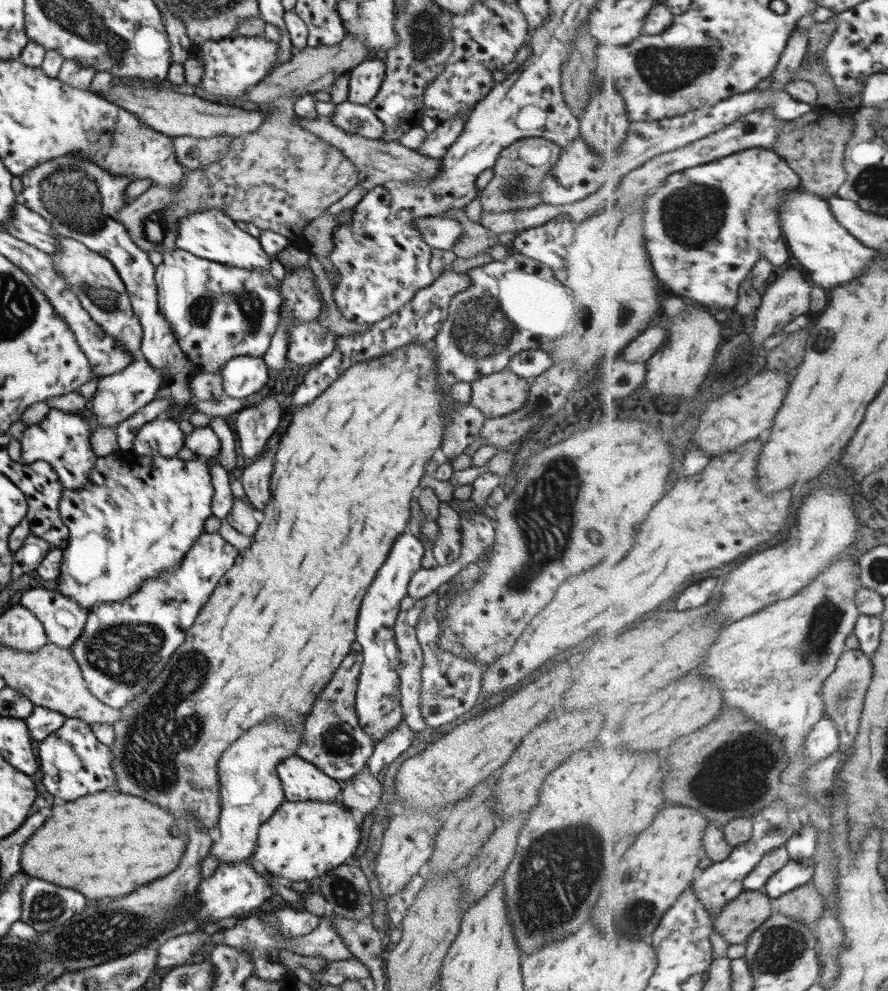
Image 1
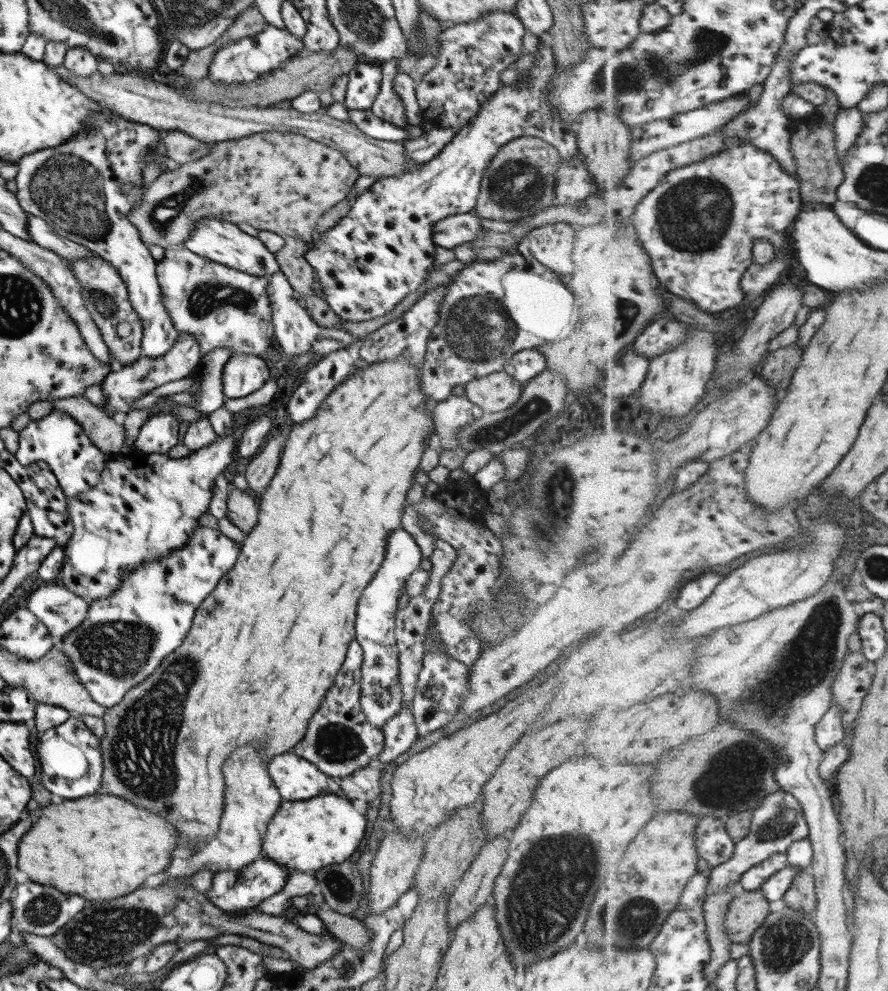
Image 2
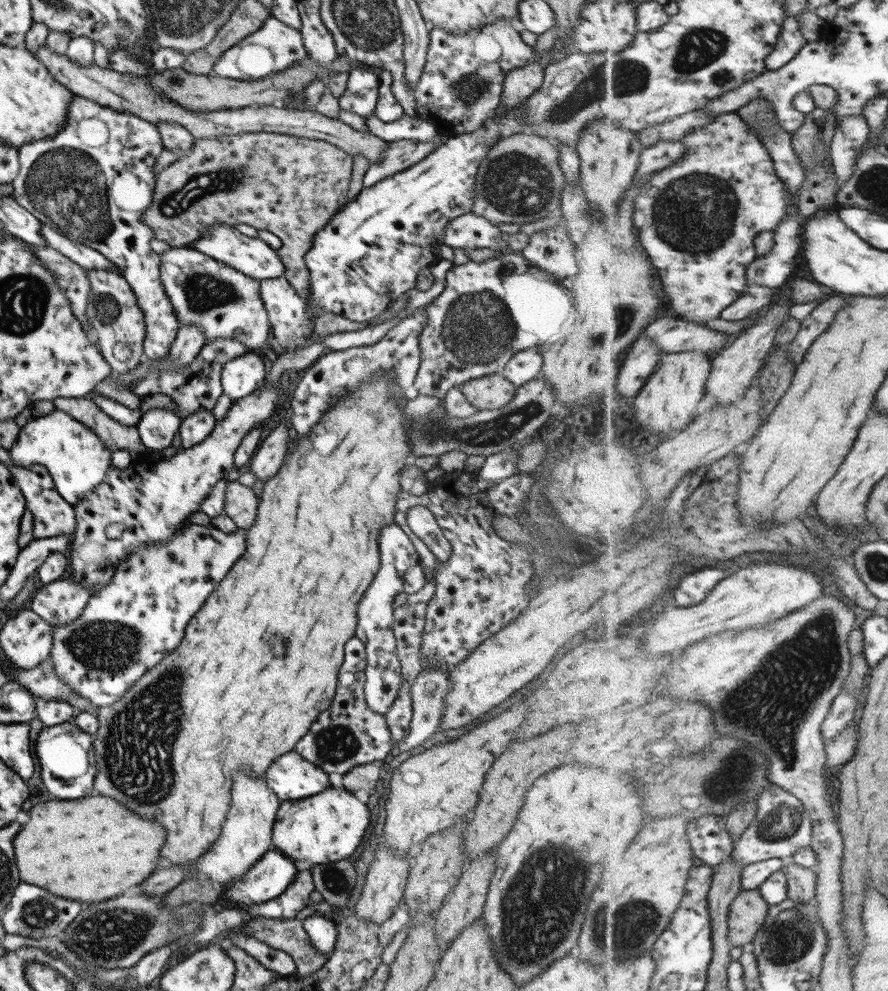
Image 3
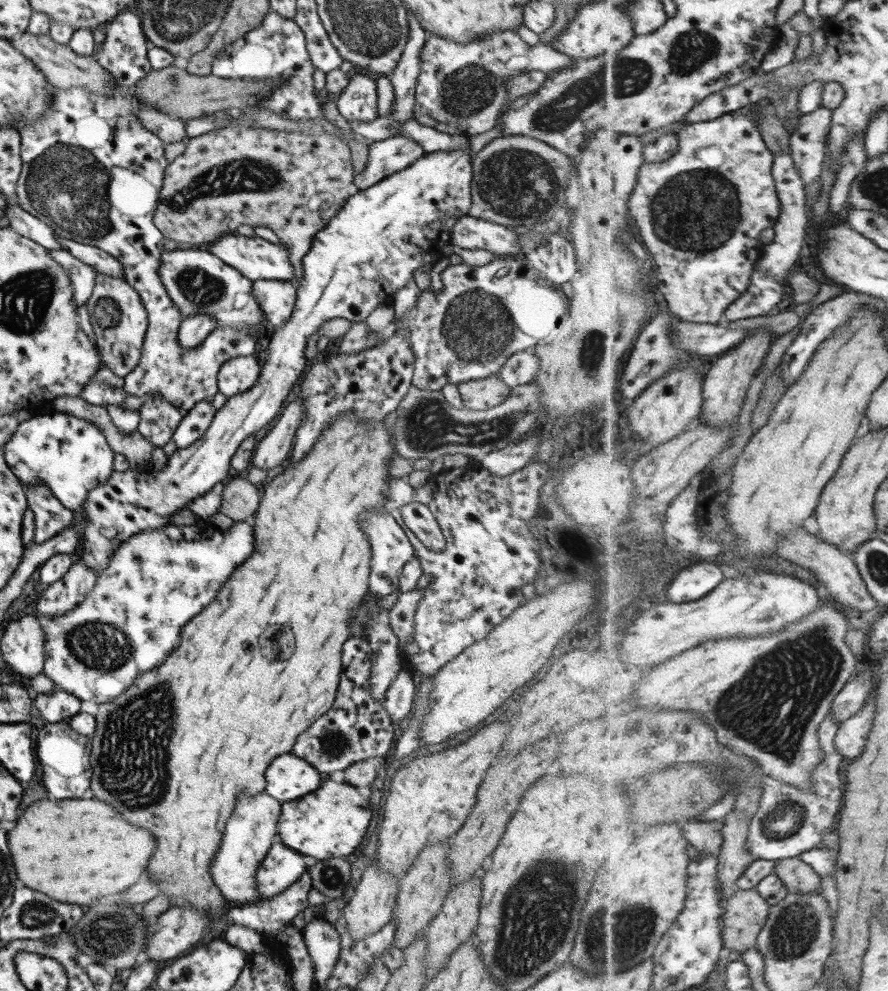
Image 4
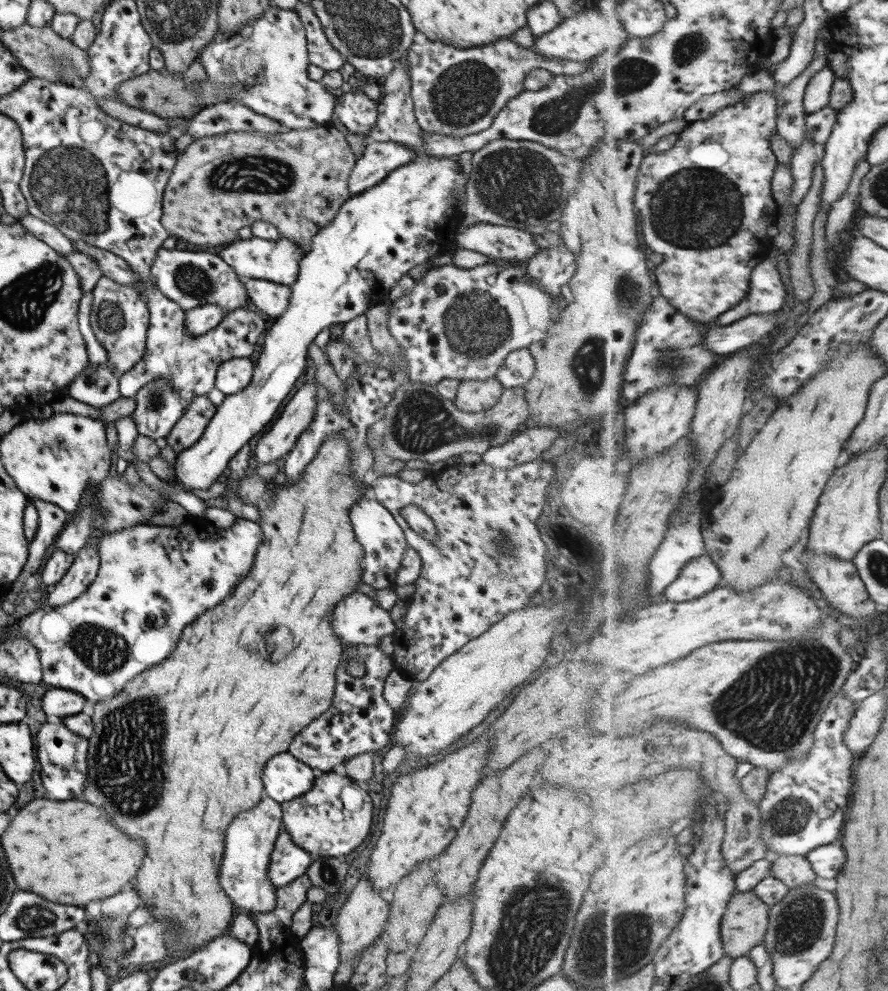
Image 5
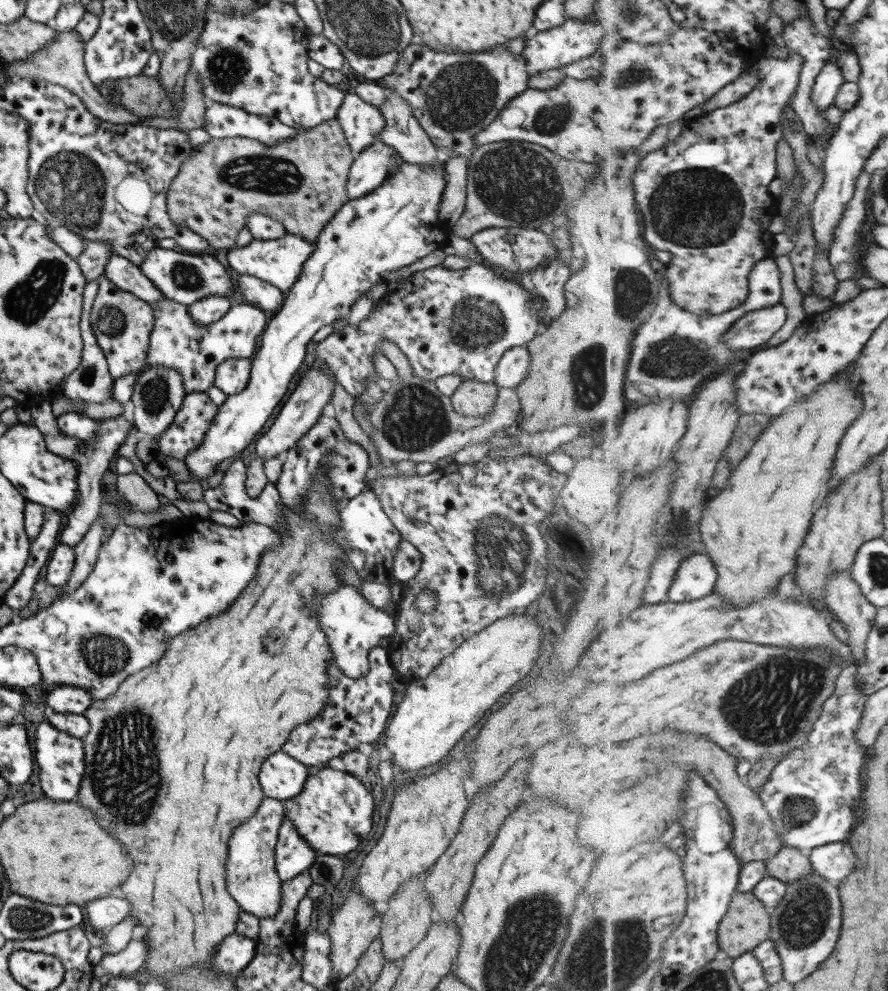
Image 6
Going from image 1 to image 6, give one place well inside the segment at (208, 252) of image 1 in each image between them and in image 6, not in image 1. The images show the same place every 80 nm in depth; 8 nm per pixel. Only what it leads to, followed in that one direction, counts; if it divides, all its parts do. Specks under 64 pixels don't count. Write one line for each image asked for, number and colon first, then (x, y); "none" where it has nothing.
2: (220, 241)
3: (251, 256)
4: (253, 257)
5: (276, 261)
6: (278, 262)

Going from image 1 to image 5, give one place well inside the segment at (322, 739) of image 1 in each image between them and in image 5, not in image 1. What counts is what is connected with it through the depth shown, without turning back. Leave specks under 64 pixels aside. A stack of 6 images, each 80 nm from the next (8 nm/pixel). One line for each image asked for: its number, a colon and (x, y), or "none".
2: (338, 740)
3: (346, 734)
4: (356, 727)
5: (358, 720)

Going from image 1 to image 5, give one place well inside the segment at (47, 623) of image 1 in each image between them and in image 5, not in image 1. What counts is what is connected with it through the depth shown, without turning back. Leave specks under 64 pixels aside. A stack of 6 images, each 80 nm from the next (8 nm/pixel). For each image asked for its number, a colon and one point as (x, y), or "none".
2: (59, 610)
3: (62, 601)
4: (61, 596)
5: (81, 572)

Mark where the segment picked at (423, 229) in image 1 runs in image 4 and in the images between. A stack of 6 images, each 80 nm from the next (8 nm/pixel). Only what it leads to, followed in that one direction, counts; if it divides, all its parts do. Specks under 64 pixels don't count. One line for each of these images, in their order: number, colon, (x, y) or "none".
2: (453, 230)
3: (467, 231)
4: (468, 233)

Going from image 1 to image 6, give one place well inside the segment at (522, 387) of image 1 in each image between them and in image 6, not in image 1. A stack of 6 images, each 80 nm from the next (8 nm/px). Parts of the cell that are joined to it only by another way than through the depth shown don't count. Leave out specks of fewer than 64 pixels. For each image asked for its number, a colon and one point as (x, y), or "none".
2: (497, 391)
3: (493, 391)
4: (486, 393)
5: (471, 396)
6: (472, 399)

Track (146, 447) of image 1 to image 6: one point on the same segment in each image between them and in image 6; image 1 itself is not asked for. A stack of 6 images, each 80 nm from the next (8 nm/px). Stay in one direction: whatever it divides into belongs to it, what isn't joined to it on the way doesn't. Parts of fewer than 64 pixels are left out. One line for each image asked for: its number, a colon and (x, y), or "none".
2: (158, 434)
3: (156, 427)
4: (158, 419)
5: (157, 407)
6: (157, 394)

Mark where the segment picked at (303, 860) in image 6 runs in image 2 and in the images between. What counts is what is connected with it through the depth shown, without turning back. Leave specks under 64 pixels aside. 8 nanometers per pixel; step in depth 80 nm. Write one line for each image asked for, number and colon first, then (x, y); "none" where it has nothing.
2: (238, 891)
3: (270, 875)
4: (282, 866)
5: (287, 861)

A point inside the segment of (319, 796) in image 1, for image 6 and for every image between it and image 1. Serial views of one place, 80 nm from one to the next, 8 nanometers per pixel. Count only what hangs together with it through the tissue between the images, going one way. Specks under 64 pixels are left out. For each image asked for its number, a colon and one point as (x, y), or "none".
2: (296, 779)
3: (290, 777)
4: (288, 777)
5: (283, 777)
6: (280, 776)

